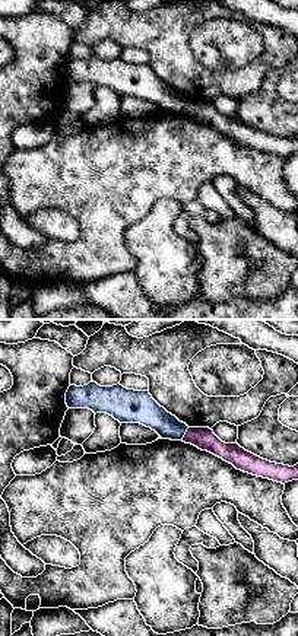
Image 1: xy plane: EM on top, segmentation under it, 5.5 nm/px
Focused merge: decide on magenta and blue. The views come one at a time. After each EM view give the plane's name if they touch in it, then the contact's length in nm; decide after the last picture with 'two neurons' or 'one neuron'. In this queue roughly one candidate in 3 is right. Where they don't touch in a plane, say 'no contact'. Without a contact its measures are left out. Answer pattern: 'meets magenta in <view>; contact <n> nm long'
meets magenta in xy; contact 90 nm long

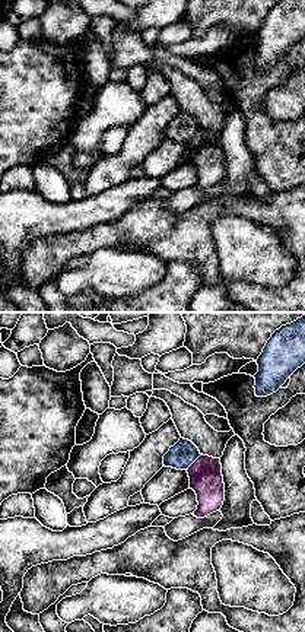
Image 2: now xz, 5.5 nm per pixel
meets magenta in xz; contact 130 nm long

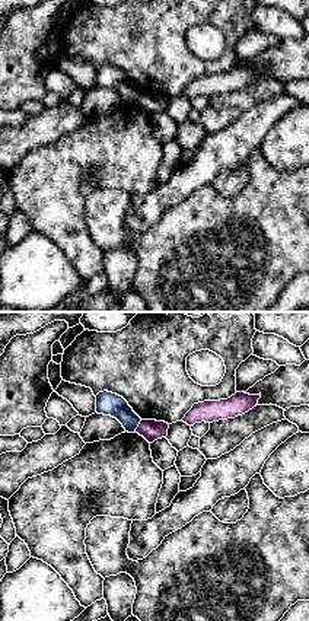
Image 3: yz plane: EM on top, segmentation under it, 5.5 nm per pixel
meets magenta in yz; contact 80 nm long

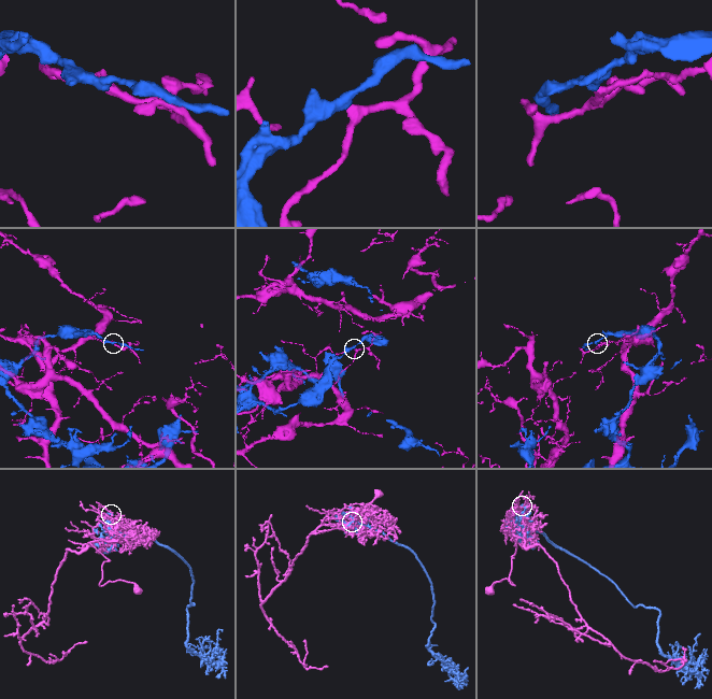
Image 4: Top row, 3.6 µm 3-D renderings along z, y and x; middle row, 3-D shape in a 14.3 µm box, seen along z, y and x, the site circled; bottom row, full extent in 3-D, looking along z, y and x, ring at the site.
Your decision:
two neurons

